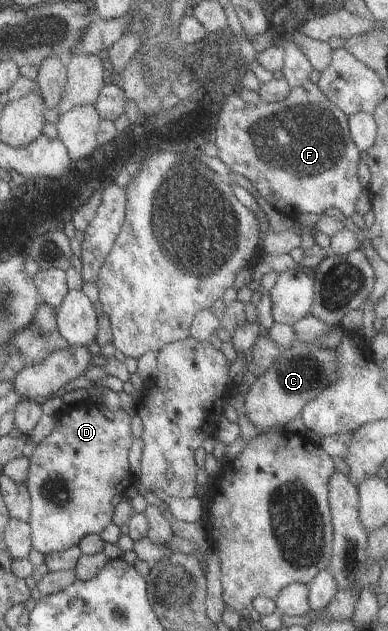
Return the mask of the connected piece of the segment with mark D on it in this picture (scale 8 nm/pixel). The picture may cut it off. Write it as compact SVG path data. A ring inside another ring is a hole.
M92 403L78 404L62 409L55 419L52 432L34 446L23 482L30 498L27 523L31 547L43 555L77 545L83 536L99 533L108 526L113 515L112 498L123 496L134 478L127 463L127 452L133 439L129 426L131 418L122 409L105 415Z

